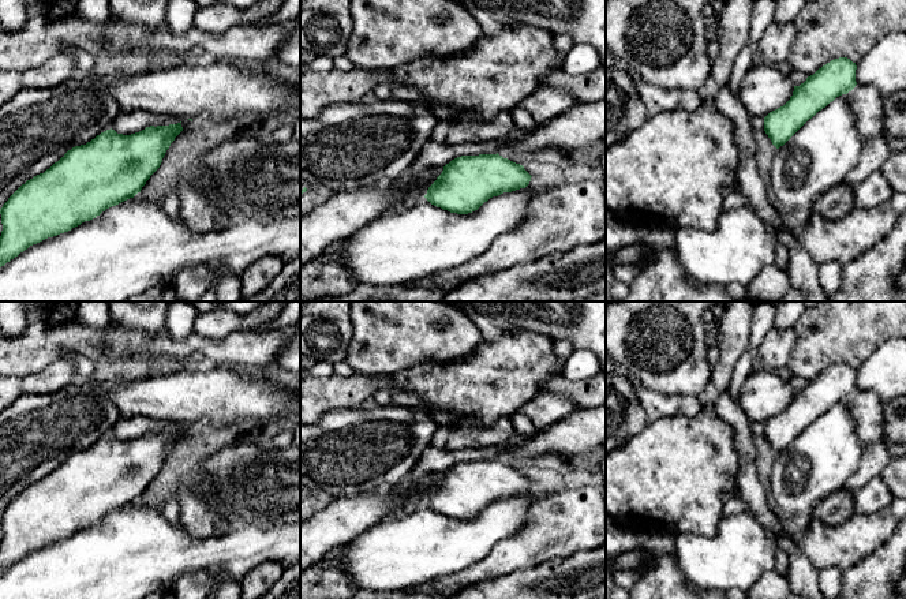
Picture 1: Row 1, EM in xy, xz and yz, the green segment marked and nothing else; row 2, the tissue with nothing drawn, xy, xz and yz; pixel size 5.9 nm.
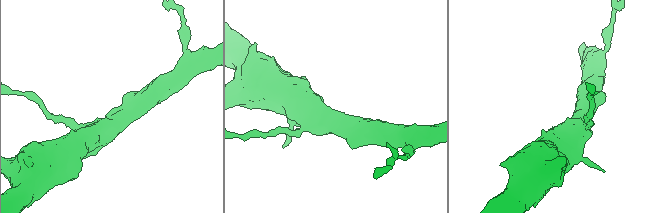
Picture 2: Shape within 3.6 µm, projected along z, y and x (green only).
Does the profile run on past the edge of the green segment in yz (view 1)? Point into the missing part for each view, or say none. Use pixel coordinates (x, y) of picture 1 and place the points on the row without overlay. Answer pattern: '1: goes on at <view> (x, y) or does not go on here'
1: does not go on here

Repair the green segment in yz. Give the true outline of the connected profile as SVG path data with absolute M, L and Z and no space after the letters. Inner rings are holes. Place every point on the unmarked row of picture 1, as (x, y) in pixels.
M834 364L794 392L790 405L764 423L764 437L772 450L776 454L783 452L819 416L851 397L857 390L856 375L850 364Z

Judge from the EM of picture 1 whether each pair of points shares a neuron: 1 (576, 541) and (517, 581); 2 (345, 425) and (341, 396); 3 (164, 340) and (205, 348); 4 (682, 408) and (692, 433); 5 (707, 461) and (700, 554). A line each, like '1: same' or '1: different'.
1: different
2: different
3: same
4: different
5: different

